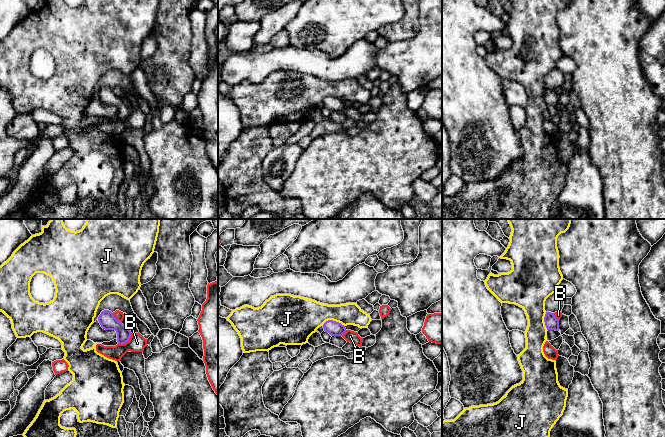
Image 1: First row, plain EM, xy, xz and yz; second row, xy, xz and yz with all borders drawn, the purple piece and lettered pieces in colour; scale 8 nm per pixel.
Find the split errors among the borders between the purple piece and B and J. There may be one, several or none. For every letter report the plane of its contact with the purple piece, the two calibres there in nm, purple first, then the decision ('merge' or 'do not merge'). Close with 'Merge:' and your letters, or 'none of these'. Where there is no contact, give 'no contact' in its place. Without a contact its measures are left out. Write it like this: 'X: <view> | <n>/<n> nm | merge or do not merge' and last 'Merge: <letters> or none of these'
B: xy | 130/140 nm | do not merge
J: xz | 120/320 nm | do not merge
Merge: none of these

